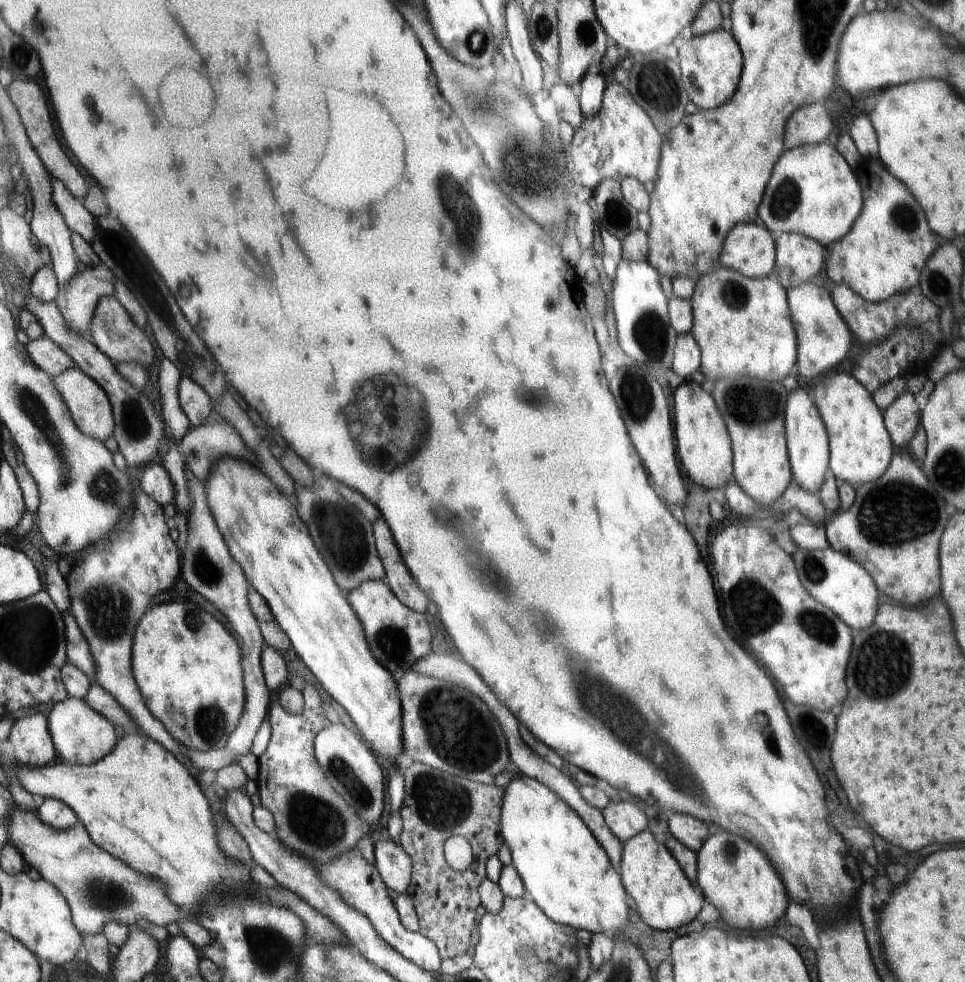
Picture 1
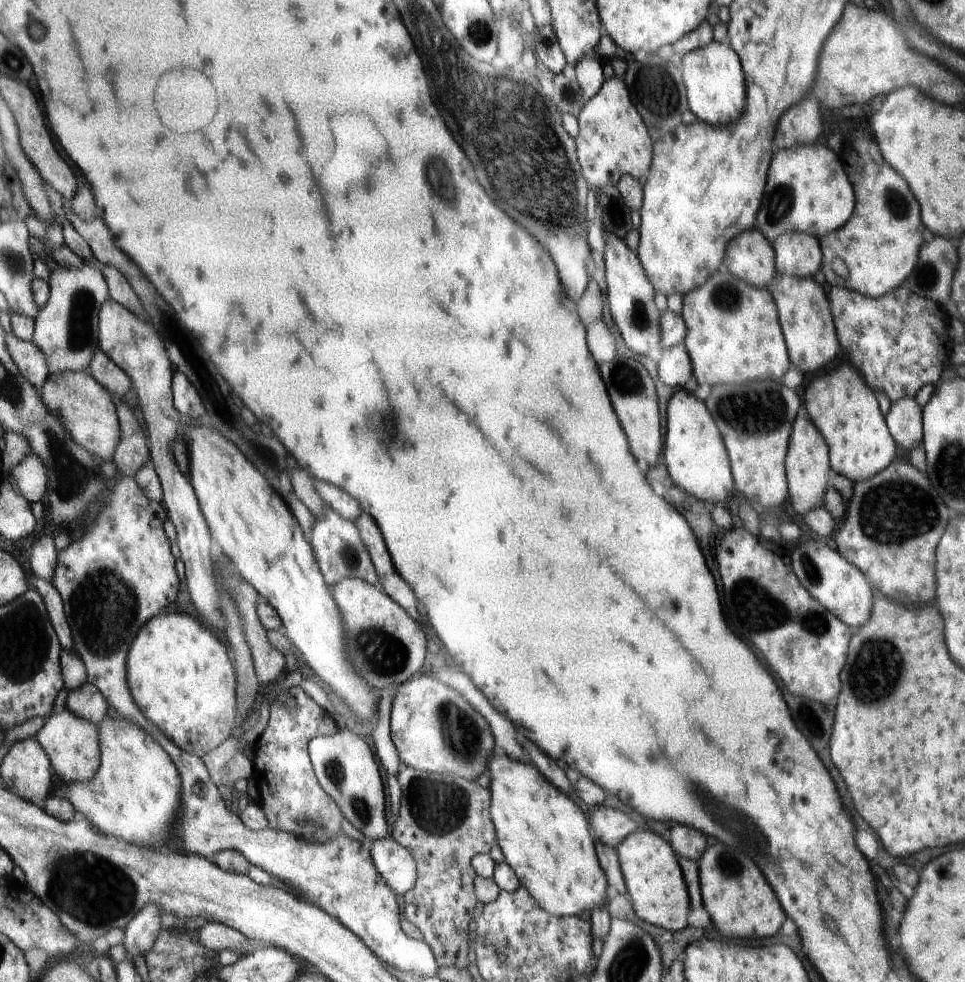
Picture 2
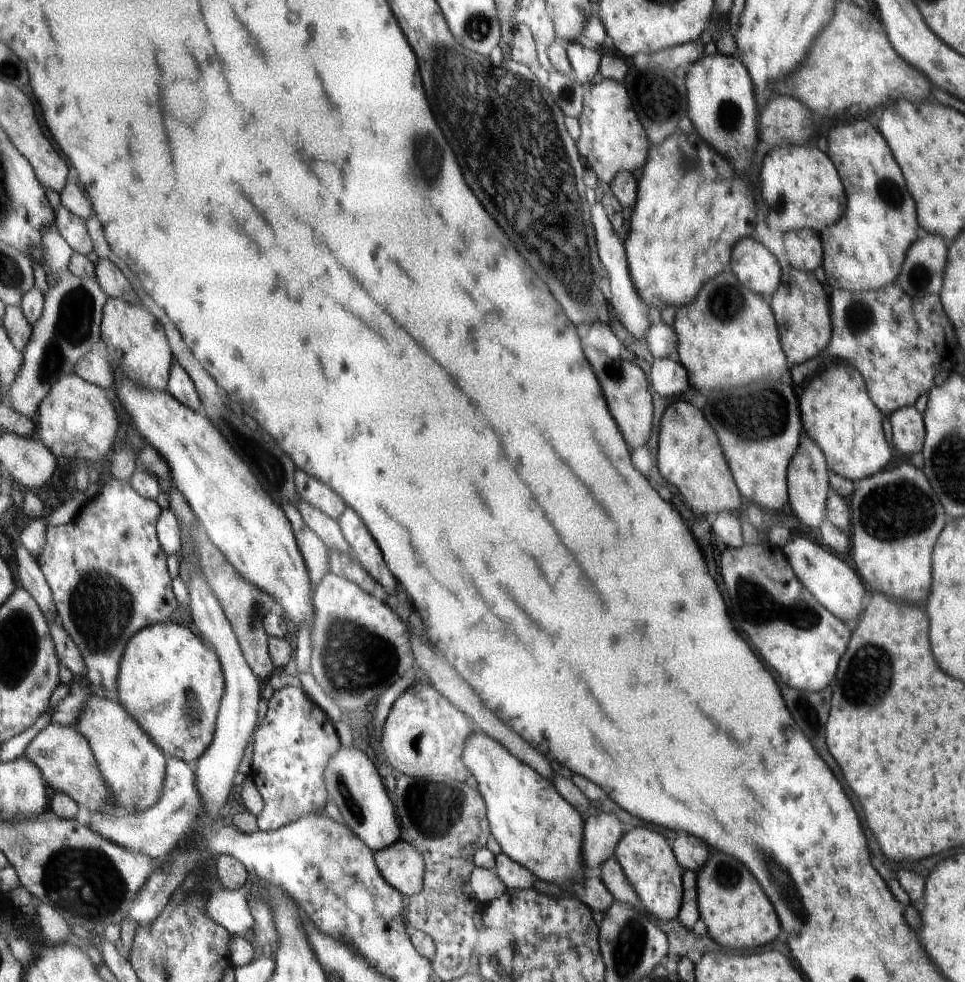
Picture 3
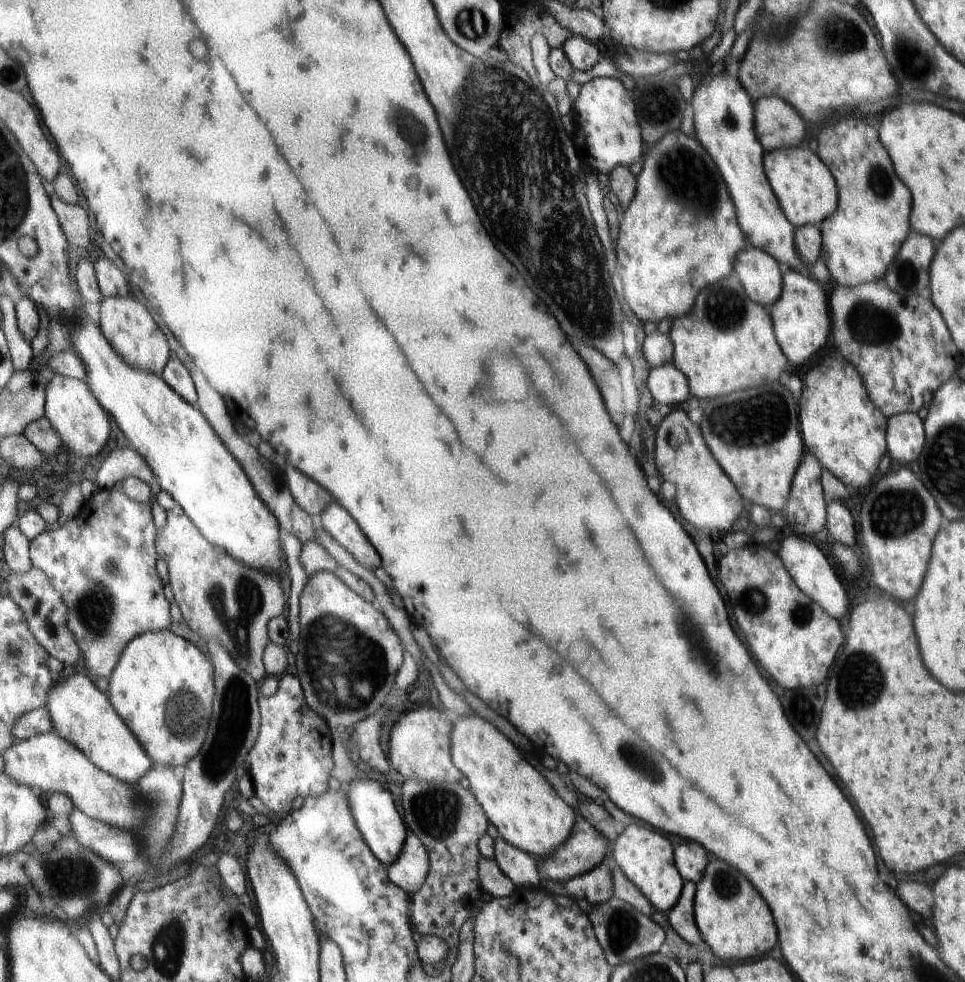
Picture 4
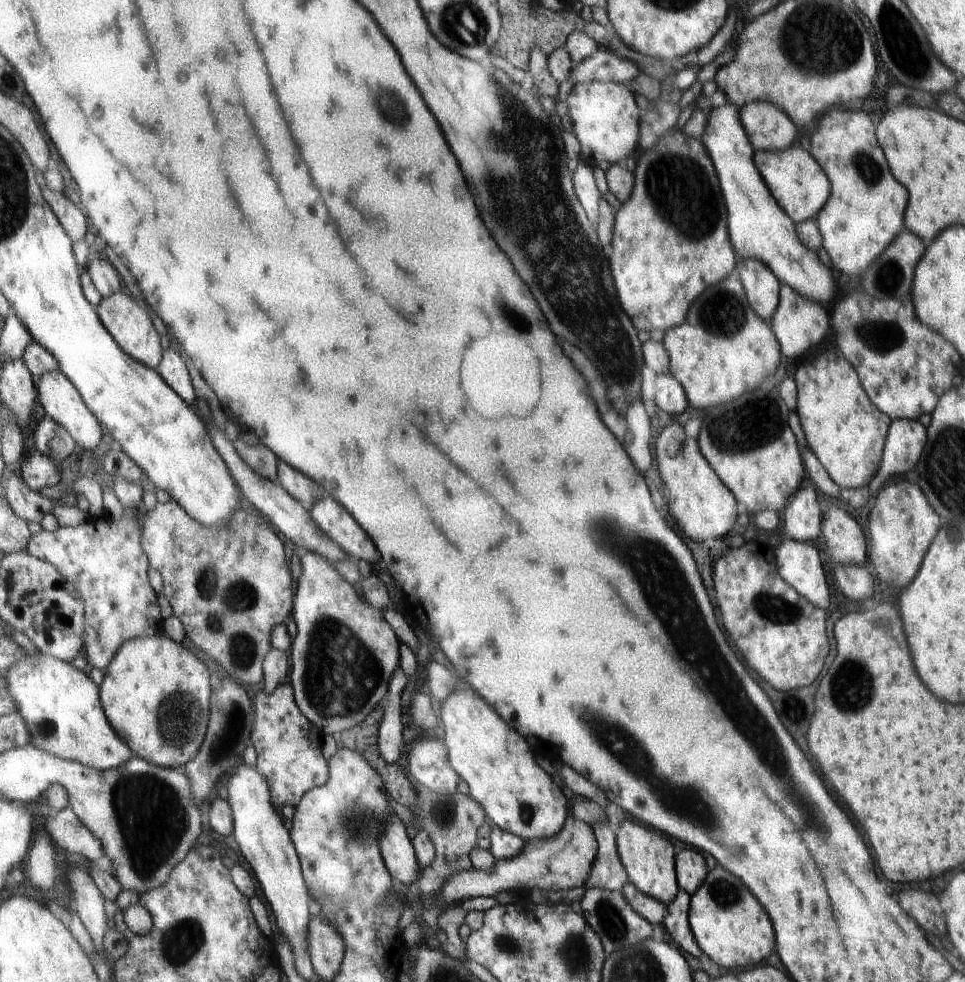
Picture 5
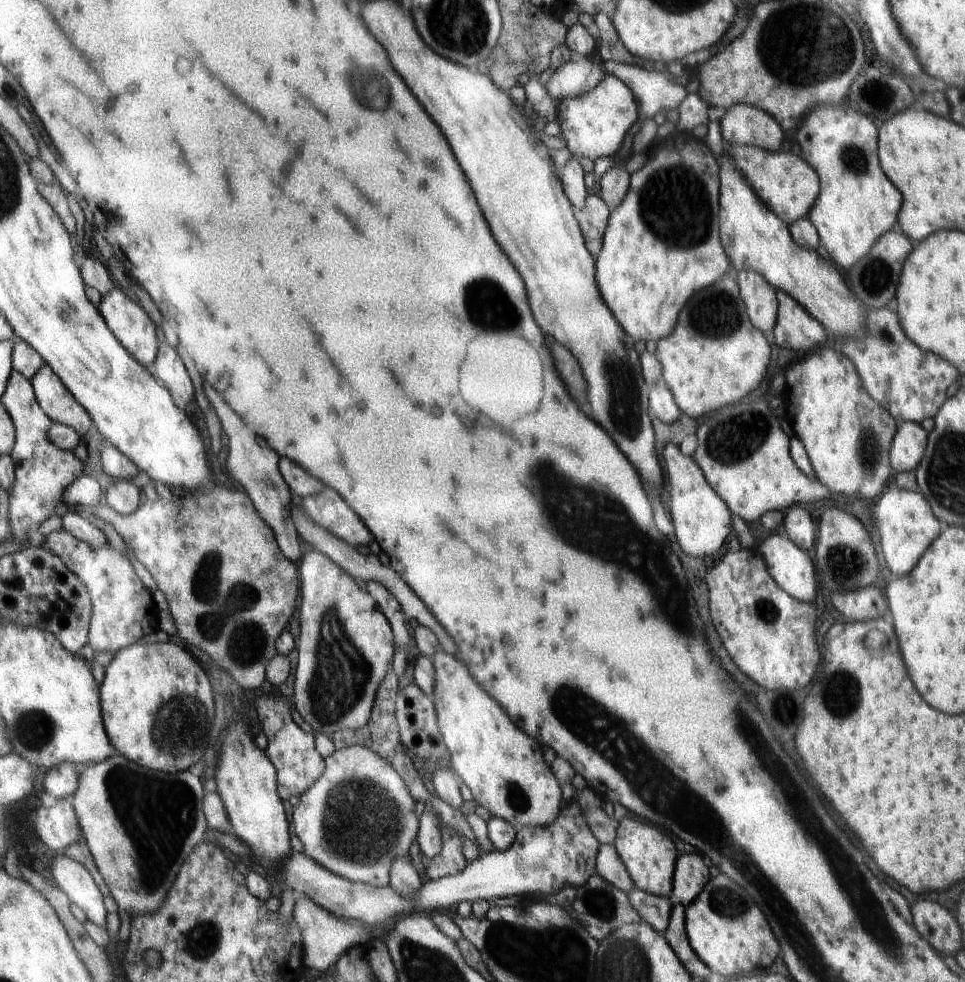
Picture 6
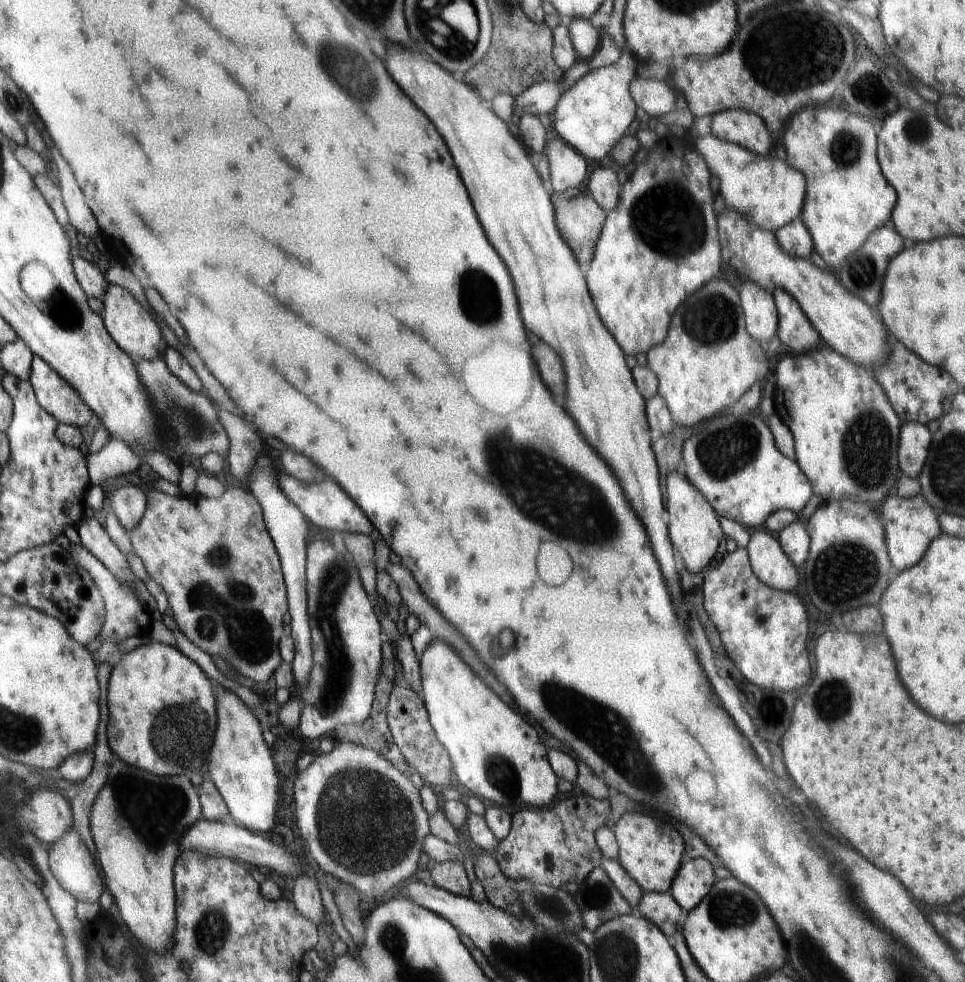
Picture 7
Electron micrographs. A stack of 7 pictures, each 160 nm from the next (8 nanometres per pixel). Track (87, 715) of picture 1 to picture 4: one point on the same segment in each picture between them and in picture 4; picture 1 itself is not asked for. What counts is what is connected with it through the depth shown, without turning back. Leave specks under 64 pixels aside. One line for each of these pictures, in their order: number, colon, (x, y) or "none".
2: (74, 746)
3: (67, 760)
4: (48, 763)

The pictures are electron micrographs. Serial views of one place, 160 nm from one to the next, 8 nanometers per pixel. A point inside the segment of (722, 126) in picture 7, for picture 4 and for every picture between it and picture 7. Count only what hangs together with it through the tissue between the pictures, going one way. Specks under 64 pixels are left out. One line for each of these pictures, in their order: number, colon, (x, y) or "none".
4: (779, 125)
5: (769, 128)
6: (744, 125)

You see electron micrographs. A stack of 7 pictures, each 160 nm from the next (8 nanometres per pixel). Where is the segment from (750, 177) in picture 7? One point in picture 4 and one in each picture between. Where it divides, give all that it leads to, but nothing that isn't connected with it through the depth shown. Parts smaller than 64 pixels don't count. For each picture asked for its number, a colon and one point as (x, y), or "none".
4: (807, 191)
5: (795, 178)
6: (785, 181)

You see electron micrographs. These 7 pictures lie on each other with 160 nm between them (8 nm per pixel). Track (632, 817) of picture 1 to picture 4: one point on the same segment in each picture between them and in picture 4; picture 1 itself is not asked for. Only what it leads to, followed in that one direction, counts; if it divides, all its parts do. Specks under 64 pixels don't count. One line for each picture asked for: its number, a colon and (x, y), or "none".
2: (611, 828)
3: (602, 830)
4: (584, 852)

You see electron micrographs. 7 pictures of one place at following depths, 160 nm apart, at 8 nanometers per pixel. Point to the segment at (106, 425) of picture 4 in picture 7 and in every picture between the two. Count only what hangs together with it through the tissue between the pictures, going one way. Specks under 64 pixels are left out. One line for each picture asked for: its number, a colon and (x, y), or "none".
5: (61, 399)
6: (56, 398)
7: (62, 400)

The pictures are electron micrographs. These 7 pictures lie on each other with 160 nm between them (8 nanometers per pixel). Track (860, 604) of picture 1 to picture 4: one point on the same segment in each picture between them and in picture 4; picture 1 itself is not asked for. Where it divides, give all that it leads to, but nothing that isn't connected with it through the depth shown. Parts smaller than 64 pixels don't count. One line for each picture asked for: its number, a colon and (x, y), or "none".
2: (838, 585)
3: (833, 583)
4: (810, 571)

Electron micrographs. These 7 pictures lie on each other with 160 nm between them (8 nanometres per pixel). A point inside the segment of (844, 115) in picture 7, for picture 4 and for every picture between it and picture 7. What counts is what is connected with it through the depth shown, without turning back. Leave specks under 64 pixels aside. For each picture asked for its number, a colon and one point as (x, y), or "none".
4: (861, 241)
5: (867, 213)
6: (859, 204)

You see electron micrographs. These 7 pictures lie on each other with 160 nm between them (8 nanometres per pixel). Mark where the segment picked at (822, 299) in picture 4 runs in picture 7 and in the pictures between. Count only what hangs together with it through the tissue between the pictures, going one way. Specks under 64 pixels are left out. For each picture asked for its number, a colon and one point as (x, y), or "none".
5: (801, 322)
6: (796, 329)
7: (798, 333)

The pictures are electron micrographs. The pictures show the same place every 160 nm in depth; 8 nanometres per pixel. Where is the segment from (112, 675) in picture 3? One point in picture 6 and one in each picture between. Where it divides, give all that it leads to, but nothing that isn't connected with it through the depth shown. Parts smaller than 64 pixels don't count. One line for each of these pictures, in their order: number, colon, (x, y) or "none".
4: (104, 561)
5: (105, 559)
6: (125, 612)

